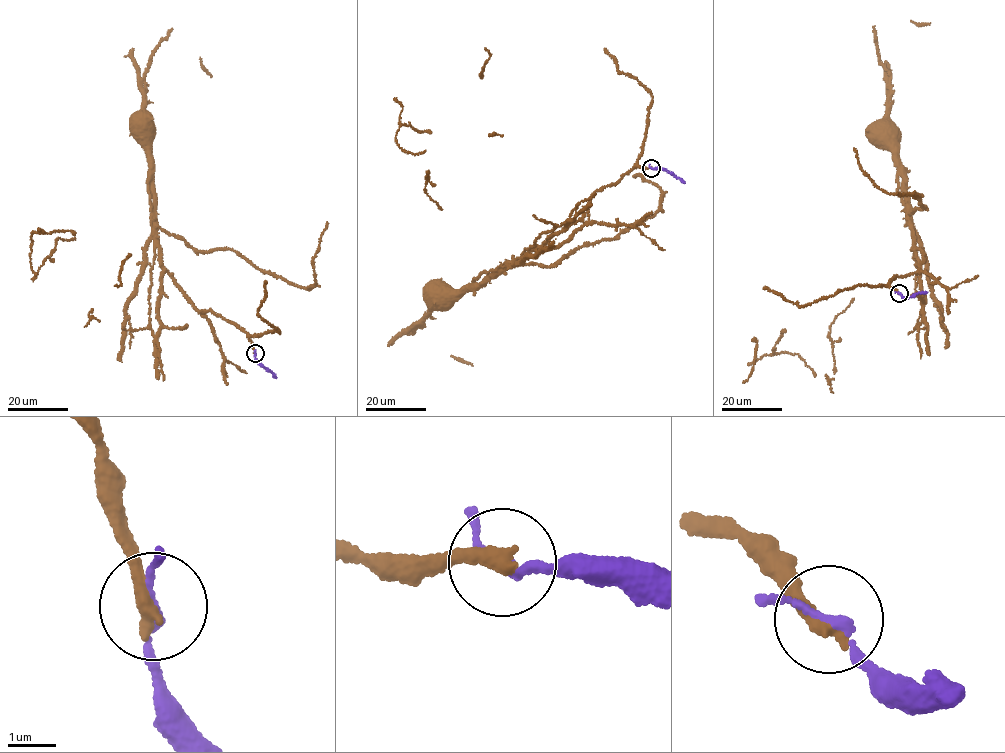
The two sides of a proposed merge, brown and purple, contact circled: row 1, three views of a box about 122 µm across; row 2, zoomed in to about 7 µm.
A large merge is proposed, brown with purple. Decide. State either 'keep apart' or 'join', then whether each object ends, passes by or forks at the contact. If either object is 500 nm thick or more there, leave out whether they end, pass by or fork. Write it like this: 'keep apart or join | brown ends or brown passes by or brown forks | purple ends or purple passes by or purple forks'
join | brown ends | purple passes by

